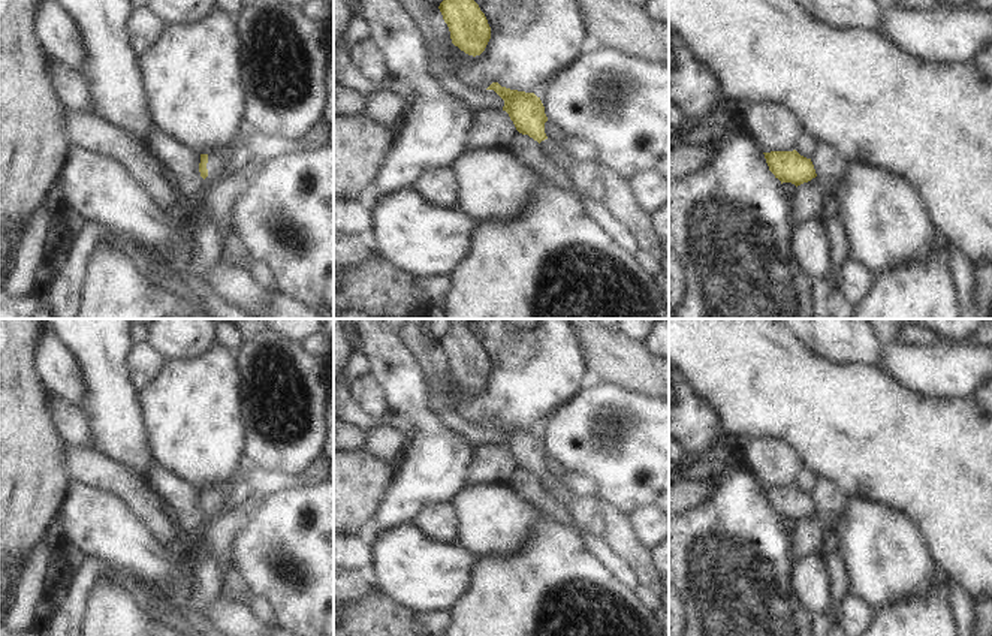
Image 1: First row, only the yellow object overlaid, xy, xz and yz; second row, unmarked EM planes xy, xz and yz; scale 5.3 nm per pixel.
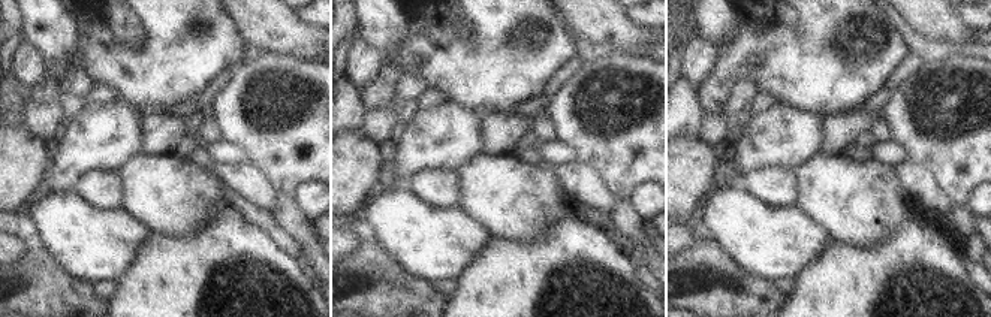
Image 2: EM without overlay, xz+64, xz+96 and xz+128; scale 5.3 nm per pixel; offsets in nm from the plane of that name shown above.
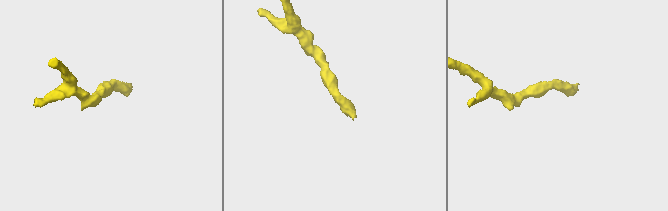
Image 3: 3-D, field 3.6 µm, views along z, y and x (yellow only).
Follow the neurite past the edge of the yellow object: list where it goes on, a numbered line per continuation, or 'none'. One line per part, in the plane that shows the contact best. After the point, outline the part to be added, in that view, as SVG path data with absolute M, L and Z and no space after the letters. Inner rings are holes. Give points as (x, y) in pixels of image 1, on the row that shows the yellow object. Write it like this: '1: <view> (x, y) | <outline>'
1: xy (216, 163) | M209 153L206 163L208 177L203 180L203 184L209 187L212 183L215 183L221 177L224 166L230 162L232 159L224 154Z

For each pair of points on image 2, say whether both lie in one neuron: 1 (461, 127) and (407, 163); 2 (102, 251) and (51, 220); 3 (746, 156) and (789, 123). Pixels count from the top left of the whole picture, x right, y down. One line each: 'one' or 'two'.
1: one
2: one
3: one

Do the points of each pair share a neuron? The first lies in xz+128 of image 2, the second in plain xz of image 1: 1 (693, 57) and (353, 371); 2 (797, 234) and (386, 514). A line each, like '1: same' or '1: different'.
1: different
2: different

